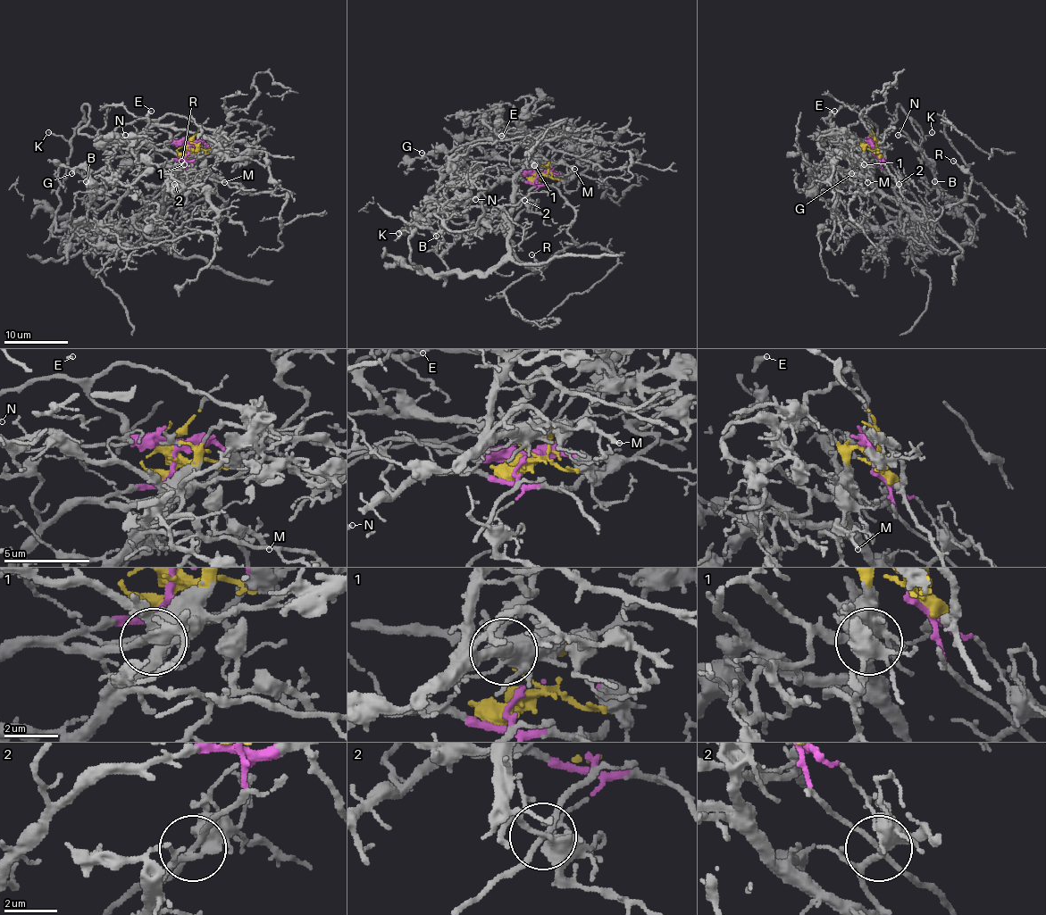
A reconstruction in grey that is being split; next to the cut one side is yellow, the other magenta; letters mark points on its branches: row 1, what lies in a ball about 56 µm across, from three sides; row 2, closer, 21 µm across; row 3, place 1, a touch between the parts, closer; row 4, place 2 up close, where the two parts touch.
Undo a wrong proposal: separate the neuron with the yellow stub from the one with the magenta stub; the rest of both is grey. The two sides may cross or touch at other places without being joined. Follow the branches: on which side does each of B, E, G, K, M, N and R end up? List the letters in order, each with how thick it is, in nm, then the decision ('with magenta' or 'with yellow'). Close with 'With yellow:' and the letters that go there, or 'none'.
B: calibre 150 nm; with yellow
E: calibre 320 nm; with yellow
G: calibre 220 nm; with magenta
K: calibre 140 nm; with magenta
M: calibre 220 nm; with yellow
N: calibre 160 nm; with magenta
R: calibre 110 nm; with magenta
With yellow: B, E, M

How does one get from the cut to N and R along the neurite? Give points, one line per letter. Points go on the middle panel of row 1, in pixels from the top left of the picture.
N: (538, 175), (491, 169), (429, 191), (439, 195), (432, 202), (439, 213), (455, 223), (464, 223), (475, 199)
R: (538, 175), (536, 185), (501, 224), (514, 253), (534, 272), (539, 262), (531, 255)

